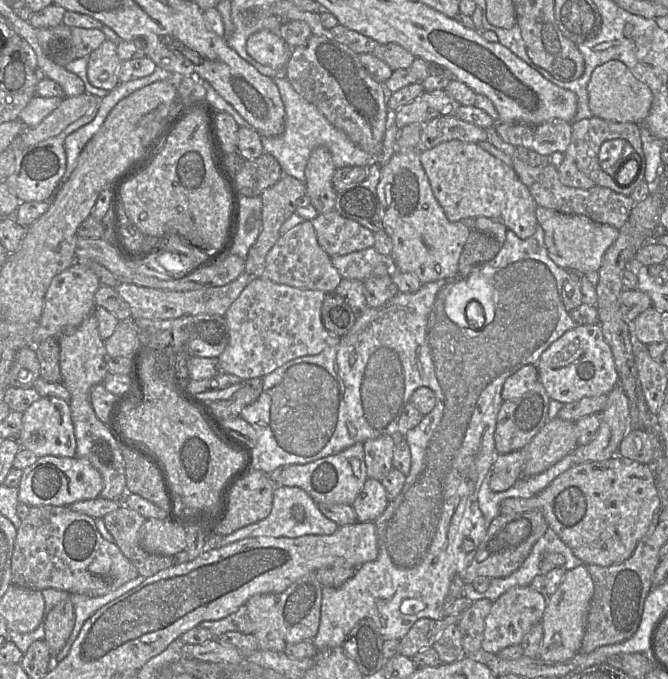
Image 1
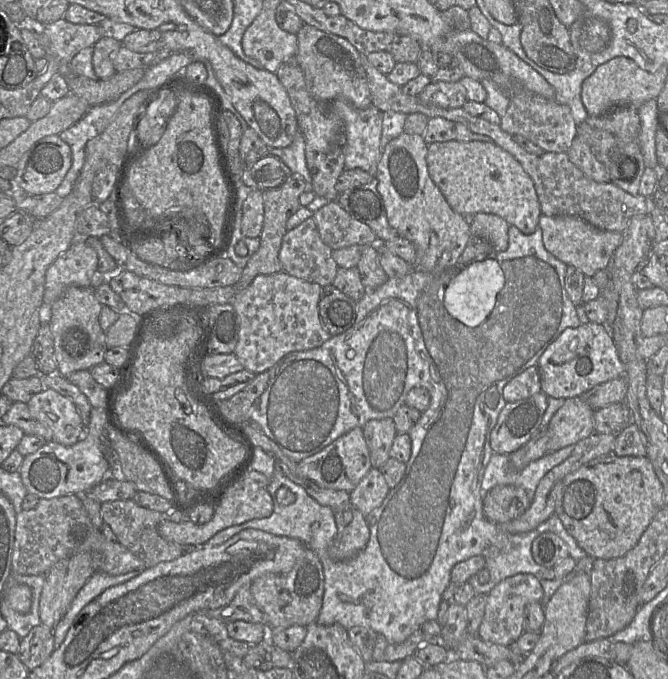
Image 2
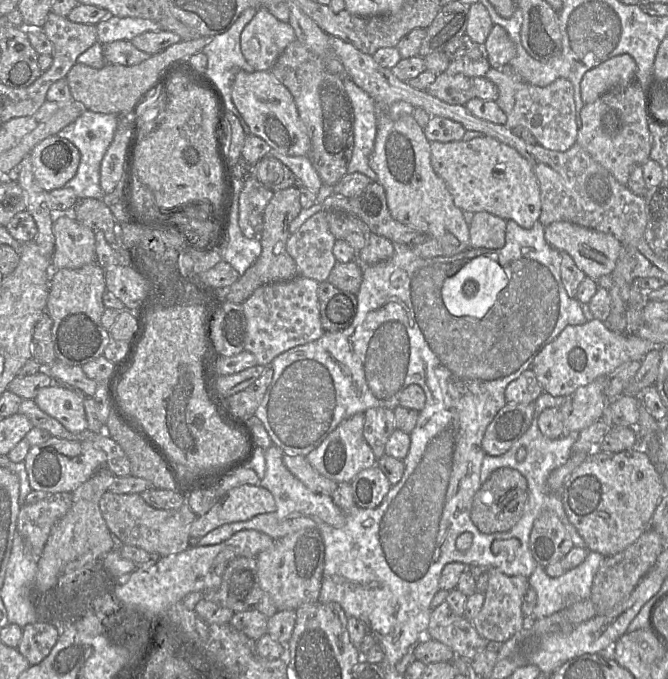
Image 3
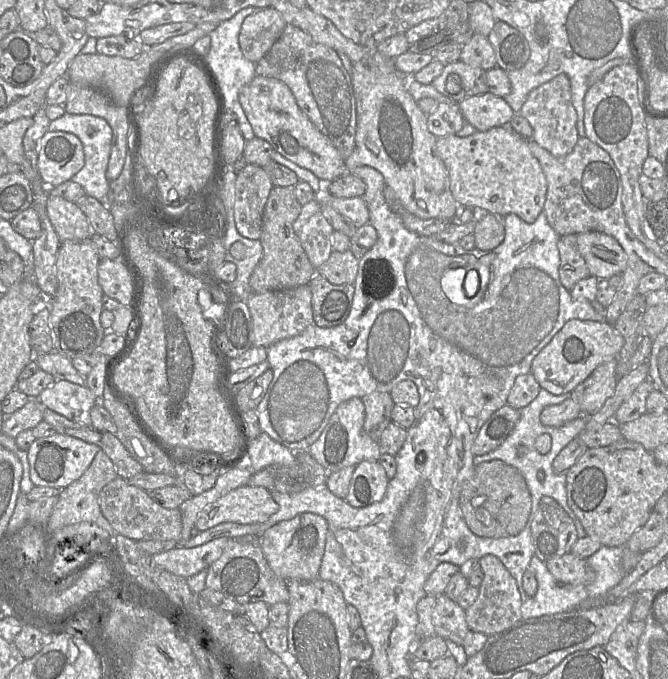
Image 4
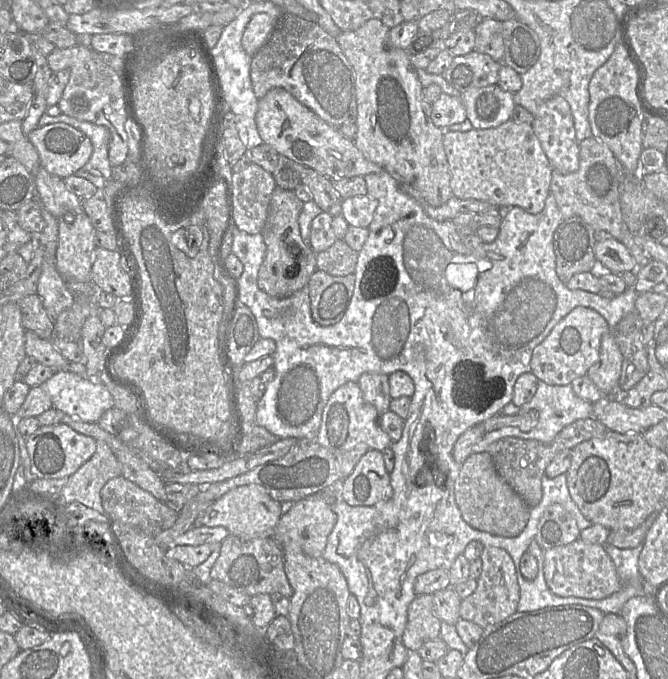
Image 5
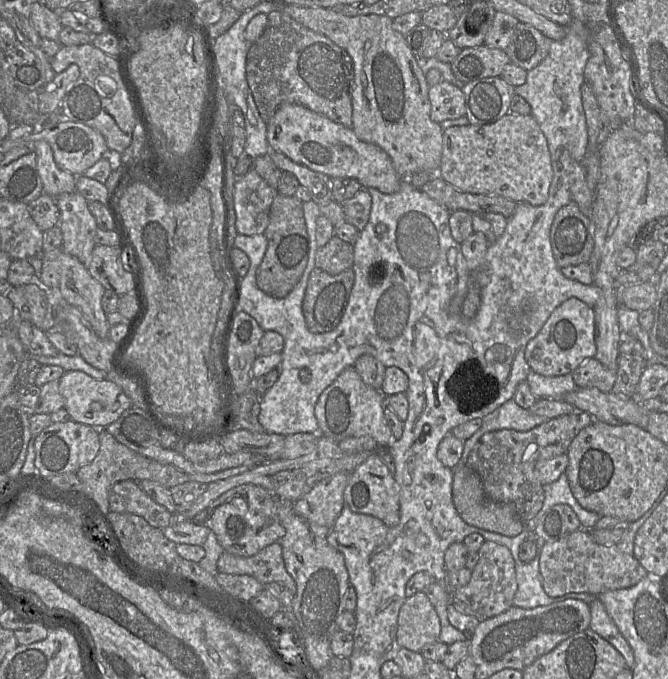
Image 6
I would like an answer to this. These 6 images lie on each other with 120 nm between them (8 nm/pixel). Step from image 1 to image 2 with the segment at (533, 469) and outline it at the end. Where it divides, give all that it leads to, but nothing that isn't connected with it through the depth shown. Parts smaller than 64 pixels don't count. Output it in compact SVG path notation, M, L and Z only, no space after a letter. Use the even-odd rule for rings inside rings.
M581 397L566 399L548 423L547 453L575 446L595 433L594 412Z

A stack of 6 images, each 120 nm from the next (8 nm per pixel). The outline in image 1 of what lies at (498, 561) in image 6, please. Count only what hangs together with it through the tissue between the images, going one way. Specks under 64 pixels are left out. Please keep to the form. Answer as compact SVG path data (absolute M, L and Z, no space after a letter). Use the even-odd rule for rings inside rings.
M530 585L510 588L492 602L491 610L485 619L482 649L489 654L497 654L509 646L521 644L532 627L542 623L546 605L547 597Z

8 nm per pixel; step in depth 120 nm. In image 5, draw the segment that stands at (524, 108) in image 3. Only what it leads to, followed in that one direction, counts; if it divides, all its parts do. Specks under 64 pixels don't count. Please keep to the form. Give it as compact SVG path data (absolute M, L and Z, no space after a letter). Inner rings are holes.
M561 96L543 102L531 126L553 170L570 174L579 168L579 145L569 103Z

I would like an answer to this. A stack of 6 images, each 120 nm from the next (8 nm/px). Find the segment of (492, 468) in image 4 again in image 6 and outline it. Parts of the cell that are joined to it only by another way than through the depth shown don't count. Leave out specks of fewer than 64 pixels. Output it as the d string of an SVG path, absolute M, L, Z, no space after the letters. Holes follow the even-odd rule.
M467 465L457 466L453 470L453 502L457 512L467 524L508 537L514 537L524 530L524 523L512 505L495 502L487 497L481 479L475 471Z

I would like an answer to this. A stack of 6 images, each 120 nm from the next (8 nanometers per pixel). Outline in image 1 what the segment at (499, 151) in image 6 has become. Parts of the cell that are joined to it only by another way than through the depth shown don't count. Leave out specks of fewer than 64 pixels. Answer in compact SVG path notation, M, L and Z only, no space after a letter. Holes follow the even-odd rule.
M450 140L421 151L420 160L433 194L450 222L487 217L504 224L520 239L531 237L538 225L536 201L513 167L476 143Z

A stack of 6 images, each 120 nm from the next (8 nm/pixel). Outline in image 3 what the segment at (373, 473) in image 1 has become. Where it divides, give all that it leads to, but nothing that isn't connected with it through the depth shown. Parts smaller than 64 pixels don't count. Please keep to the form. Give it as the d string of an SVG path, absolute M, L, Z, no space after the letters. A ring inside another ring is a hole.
M383 407L370 408L364 416L363 435L378 460L386 454L387 441L396 429L394 411Z

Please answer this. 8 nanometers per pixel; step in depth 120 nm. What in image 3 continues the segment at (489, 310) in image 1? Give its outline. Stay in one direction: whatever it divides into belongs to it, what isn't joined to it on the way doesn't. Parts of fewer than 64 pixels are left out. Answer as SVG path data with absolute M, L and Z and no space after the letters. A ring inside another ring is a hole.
M479 256L468 262L456 275L445 280L442 287L442 300L449 313L454 316L482 318L494 305L497 296L506 284L507 276L498 262L487 256ZM466 284L476 285L476 292L473 296L467 296L464 293Z

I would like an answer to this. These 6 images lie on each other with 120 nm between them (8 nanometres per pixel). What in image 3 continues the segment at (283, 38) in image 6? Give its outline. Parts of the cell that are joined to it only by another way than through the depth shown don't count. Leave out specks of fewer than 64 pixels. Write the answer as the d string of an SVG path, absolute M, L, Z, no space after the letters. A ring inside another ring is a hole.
M298 40L290 43L270 69L271 73L292 94L298 114L311 140L308 158L324 186L333 187L347 172L354 147L354 110L345 91L344 79L329 73L322 62Z

